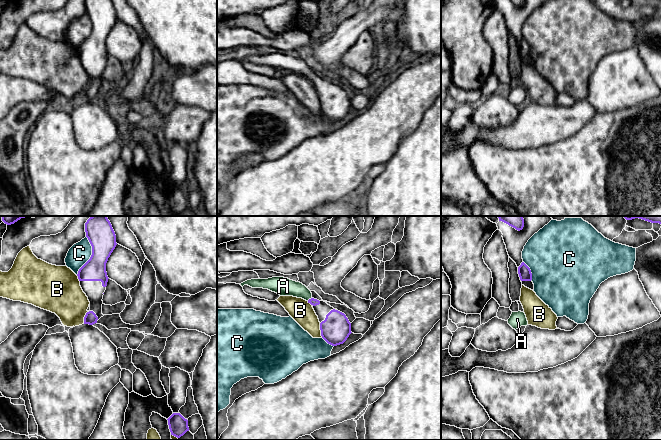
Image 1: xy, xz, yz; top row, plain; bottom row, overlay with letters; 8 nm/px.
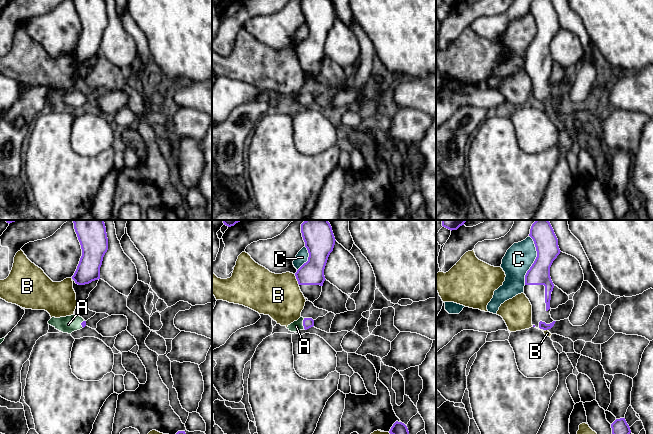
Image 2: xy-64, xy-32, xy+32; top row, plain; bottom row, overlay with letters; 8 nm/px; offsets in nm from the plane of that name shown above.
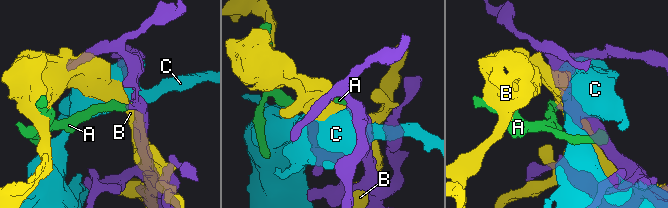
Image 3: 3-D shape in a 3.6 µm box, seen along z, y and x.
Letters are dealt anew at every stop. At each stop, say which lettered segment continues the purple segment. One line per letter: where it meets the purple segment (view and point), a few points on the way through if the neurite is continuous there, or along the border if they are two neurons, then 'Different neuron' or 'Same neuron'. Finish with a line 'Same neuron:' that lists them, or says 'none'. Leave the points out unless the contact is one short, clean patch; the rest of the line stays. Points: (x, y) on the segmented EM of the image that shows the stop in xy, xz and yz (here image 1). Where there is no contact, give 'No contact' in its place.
A: Touches purple at xz (309, 299). Path across: xz (312, 301), (309, 299), (301, 291), (283, 286). Same neuron
B: Touches purple at xz (320, 329). Different neuron
C: Touches purple at xy (91, 255). Different neuron
Same neuron: A

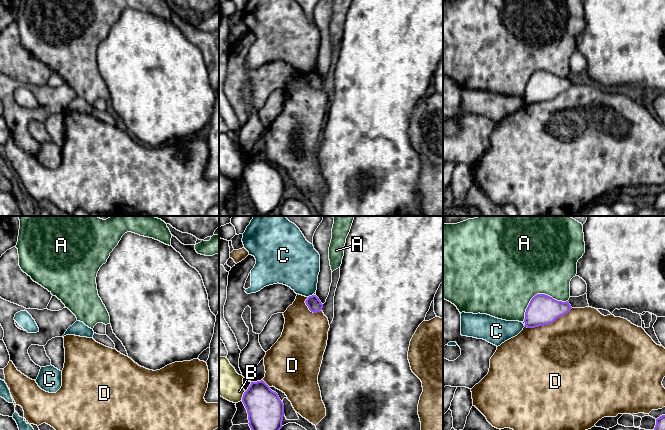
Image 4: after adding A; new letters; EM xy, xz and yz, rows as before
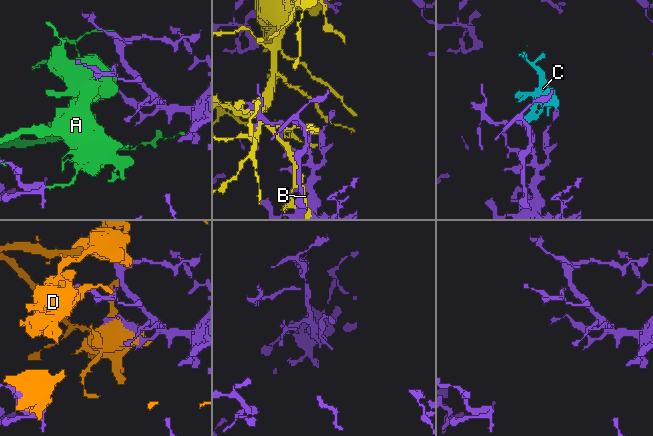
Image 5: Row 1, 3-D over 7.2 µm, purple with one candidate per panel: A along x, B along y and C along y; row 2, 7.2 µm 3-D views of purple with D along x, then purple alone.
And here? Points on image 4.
A: Touches purple at yz (538, 294). Different neuron
B: Touches purple at xz (243, 396). Different neuron
C: Touches purple at xz (310, 296). Boundary: xz (313, 294), (308, 297). Different neuron
D: Touches purple at yz (548, 323). Different neuron
Same neuron: none

